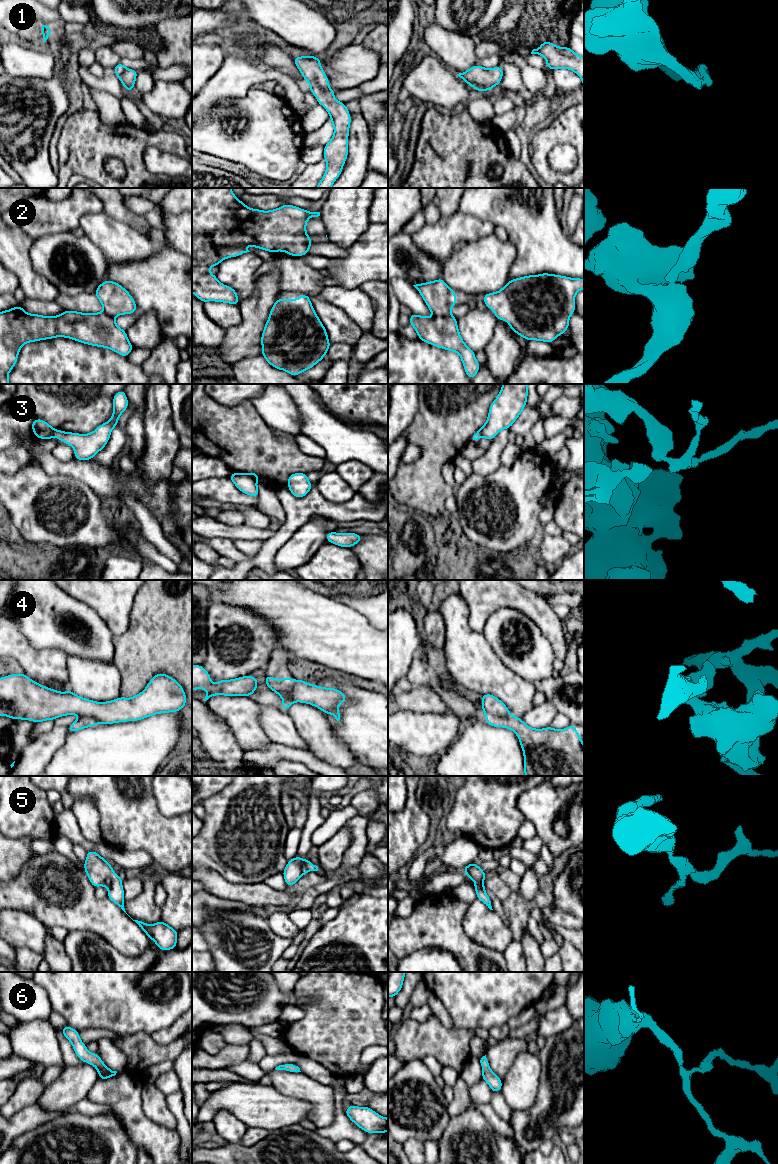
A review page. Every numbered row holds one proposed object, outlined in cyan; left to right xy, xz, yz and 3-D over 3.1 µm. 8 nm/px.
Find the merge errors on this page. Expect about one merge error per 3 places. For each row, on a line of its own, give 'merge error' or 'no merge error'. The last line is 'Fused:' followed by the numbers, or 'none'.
1: no merge error
2: no merge error
3: merge error
4: merge error
5: no merge error
6: no merge error
Fused: 3, 4

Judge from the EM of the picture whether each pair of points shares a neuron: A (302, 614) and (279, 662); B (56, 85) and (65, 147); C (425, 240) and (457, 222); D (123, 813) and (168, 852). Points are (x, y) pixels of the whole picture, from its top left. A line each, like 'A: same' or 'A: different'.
A: different
B: different
C: same
D: same

